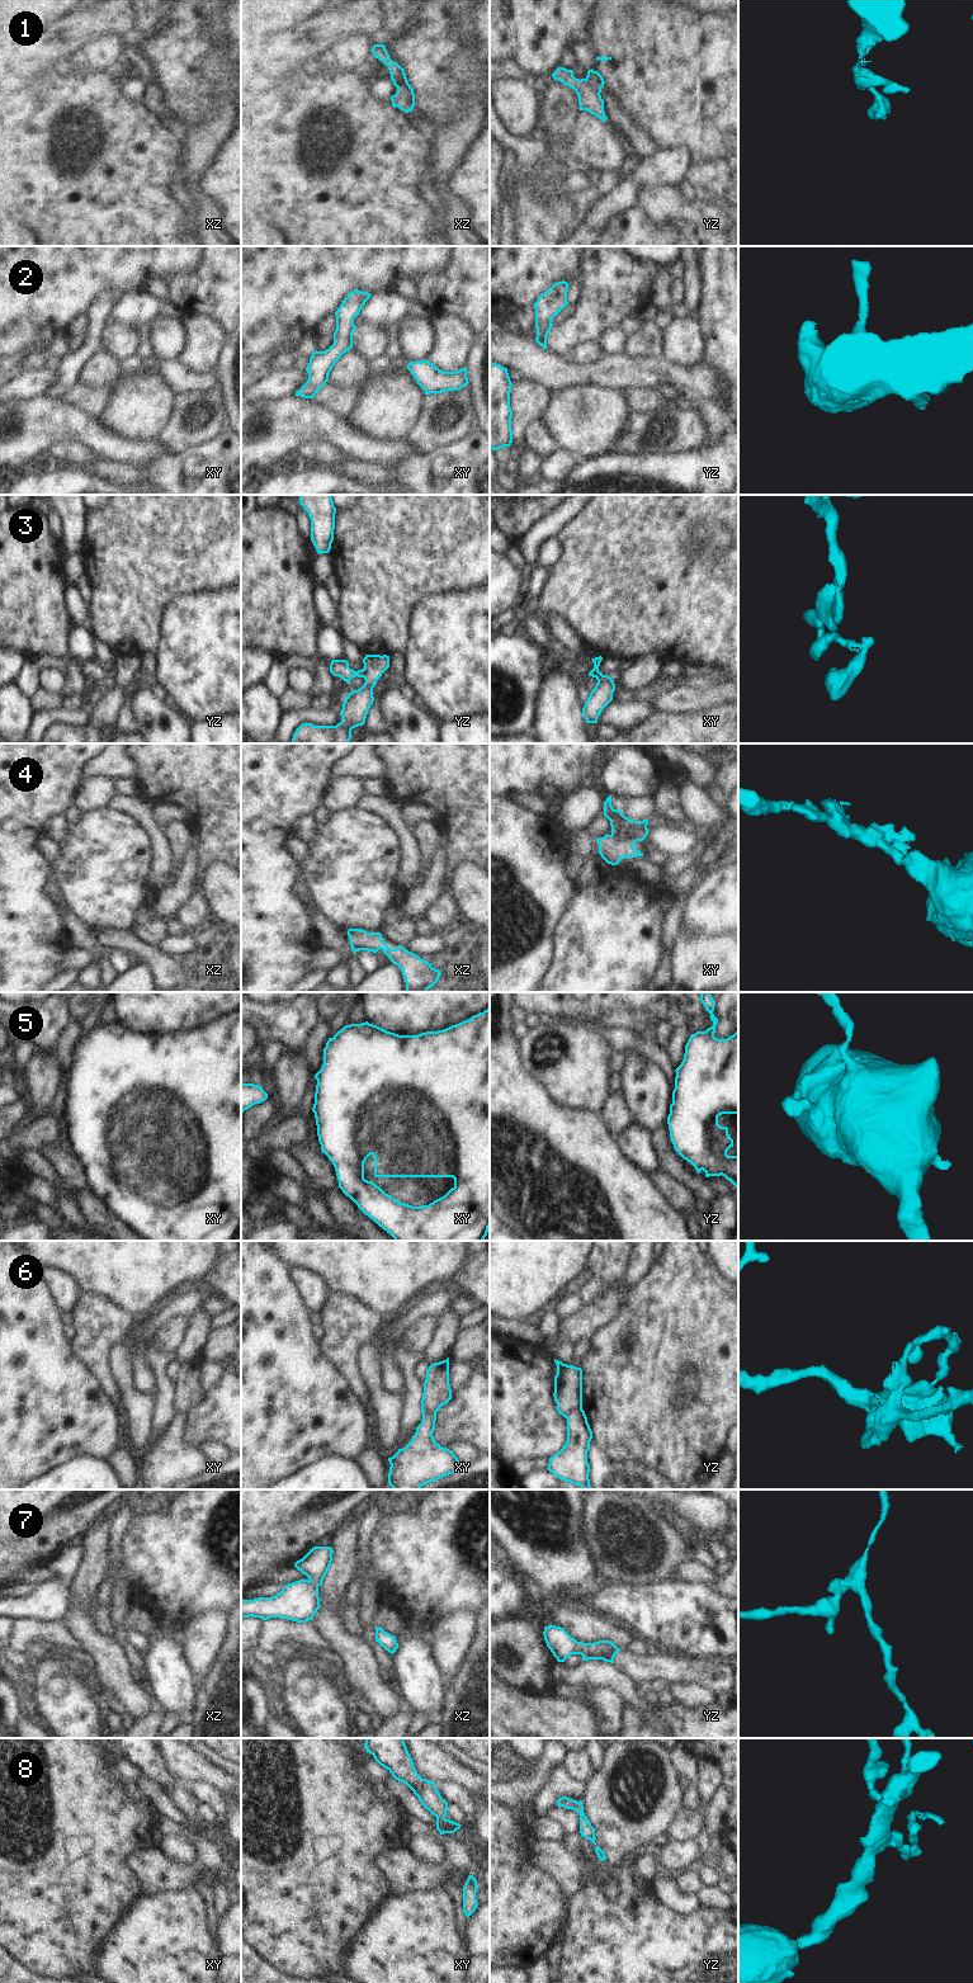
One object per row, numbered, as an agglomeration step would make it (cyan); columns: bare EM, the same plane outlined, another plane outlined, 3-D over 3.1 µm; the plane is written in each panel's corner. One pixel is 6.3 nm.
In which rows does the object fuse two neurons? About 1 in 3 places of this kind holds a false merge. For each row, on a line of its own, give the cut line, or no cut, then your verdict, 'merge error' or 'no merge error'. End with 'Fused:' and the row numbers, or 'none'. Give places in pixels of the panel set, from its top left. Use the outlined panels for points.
1: no cut | no merge error
2: no cut | no merge error
3: yz (363, 669), (365, 673), (364, 678) | merge error
4: no cut | no merge error
5: no cut | no merge error
6: yz (581, 1407), (575, 1408), (566, 1417) | merge error
7: no cut | no merge error
8: no cut | no merge error
Fused: 3, 6

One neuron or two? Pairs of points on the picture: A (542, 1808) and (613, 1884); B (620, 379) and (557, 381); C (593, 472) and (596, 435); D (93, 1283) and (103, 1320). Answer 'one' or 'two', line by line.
A: two
B: one
C: two
D: two

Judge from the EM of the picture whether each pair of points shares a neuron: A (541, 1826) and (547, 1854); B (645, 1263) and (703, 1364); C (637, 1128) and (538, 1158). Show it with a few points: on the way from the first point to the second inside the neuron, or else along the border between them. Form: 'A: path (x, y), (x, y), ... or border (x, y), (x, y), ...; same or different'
A: border (537, 1839), (560, 1842); different
B: border (653, 1263), (650, 1270), (628, 1289); different
C: border (615, 1137), (622, 1151), (633, 1162); different

